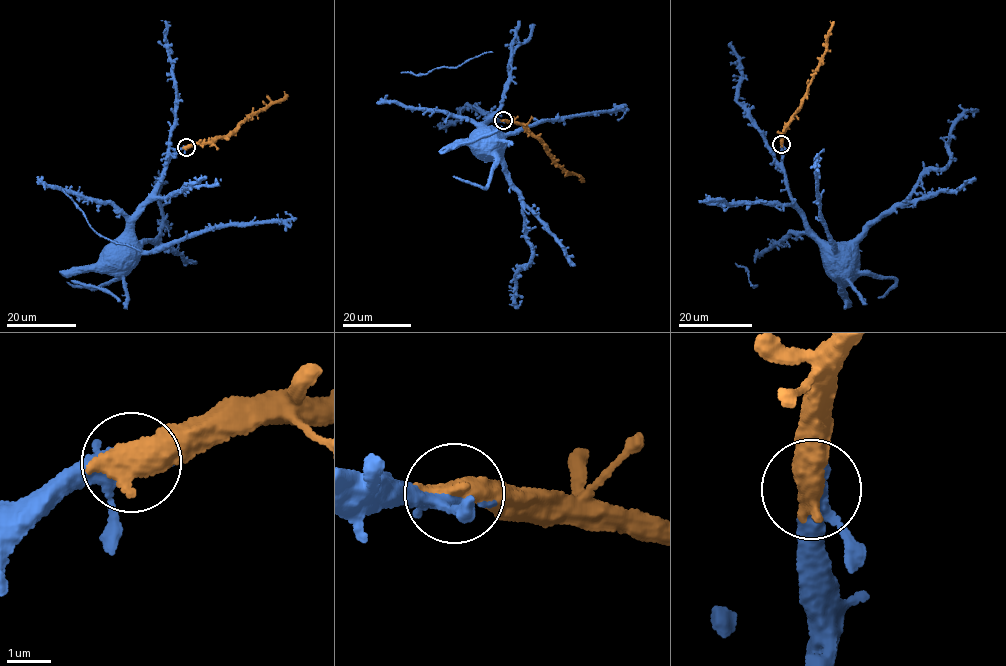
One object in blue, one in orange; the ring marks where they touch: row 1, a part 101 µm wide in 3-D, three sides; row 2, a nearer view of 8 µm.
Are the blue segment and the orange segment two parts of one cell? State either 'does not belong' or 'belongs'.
belongs

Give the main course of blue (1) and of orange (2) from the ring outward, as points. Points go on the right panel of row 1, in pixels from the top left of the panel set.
1: (782, 144), (788, 193), (817, 239), (828, 265)
2: (782, 144), (789, 121), (797, 111), (825, 53), (830, 21)

